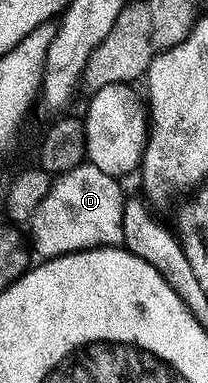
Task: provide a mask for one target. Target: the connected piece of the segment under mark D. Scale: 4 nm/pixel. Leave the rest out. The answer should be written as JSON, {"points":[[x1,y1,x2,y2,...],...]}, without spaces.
{"points":[[83,161,78,167,68,172,59,174,53,180,48,189,48,195,44,201,40,201,40,209,29,221,29,238,32,240,32,247,42,254,42,257,49,256,50,251,50,227,70,227,62,231,58,239,63,243,63,248,89,249,102,245,118,245,122,242,122,204,124,194,118,188,119,180,113,175,104,173,93,167,88,161]]}

